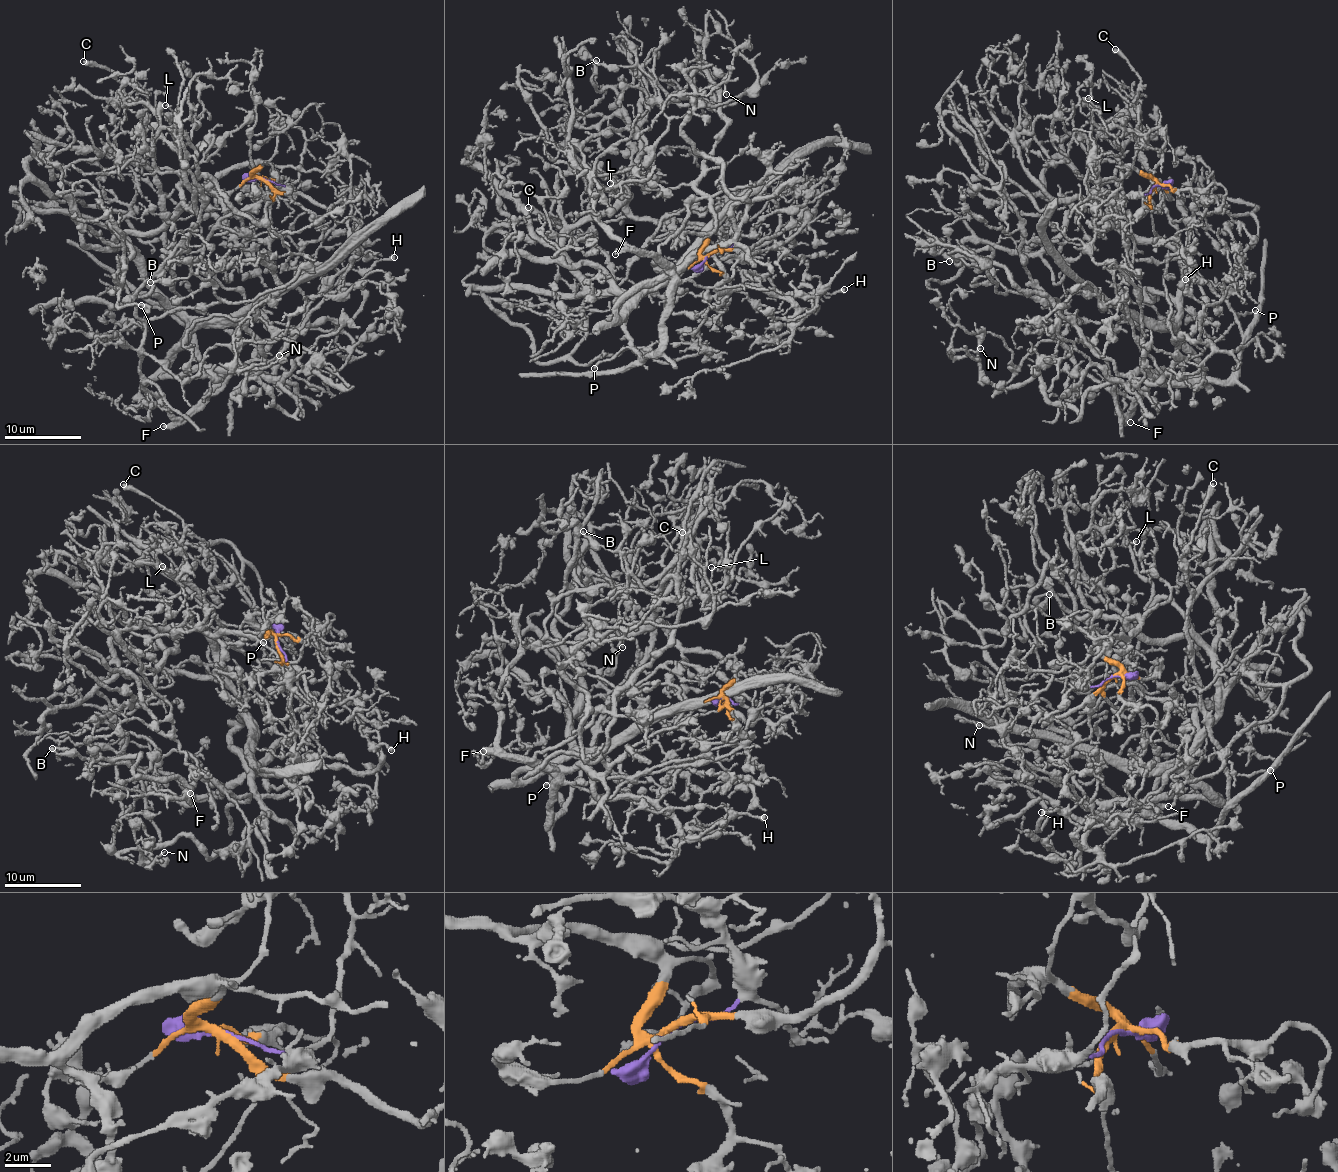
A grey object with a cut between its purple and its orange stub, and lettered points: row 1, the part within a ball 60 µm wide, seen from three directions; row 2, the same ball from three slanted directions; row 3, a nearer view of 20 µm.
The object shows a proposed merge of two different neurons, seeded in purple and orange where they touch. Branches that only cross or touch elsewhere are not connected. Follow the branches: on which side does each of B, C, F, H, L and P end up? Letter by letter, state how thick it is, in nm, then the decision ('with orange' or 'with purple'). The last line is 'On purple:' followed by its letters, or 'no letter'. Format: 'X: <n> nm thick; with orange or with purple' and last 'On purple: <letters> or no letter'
B: 190 nm thick; with orange
C: 360 nm thick; with purple
F: 360 nm thick; with purple
H: 380 nm thick; with orange
L: 160 nm thick; with orange
P: 120 nm thick; with purple
On purple: C, F, P

